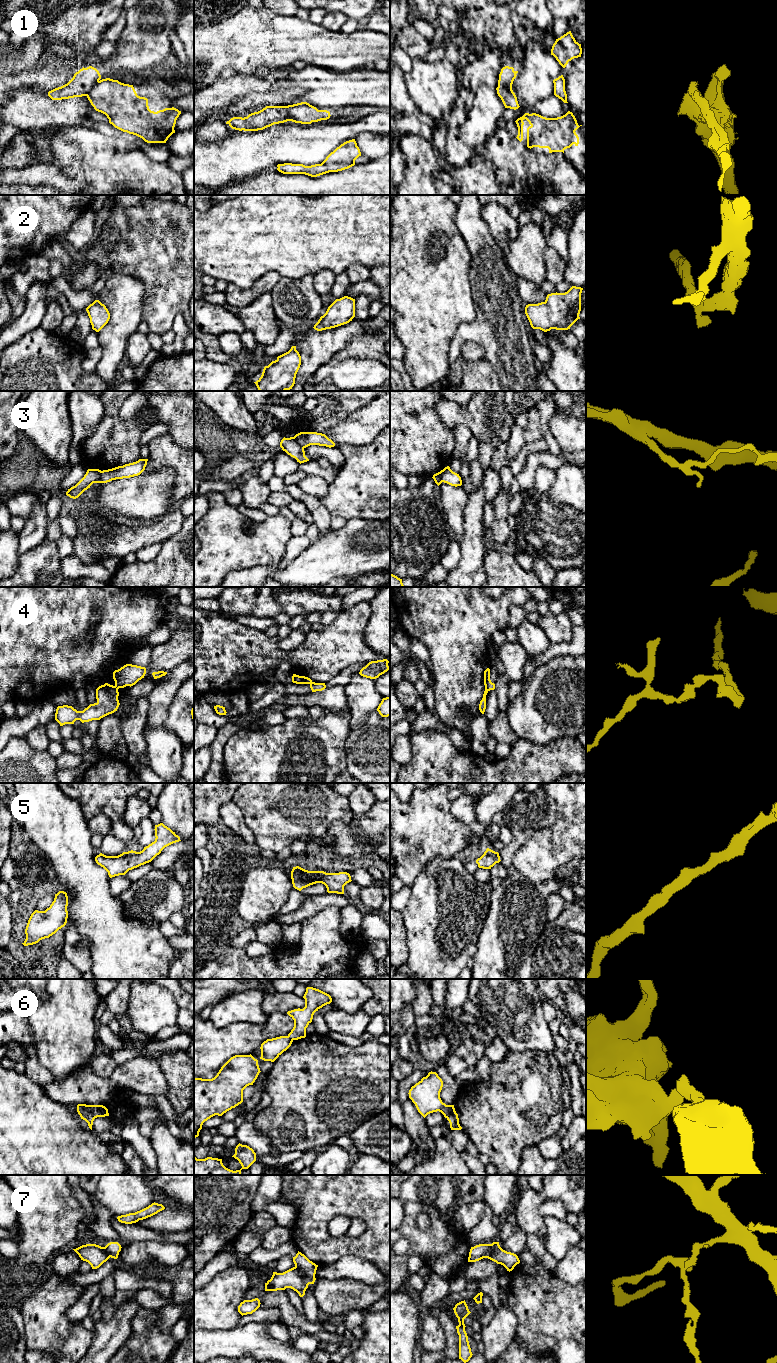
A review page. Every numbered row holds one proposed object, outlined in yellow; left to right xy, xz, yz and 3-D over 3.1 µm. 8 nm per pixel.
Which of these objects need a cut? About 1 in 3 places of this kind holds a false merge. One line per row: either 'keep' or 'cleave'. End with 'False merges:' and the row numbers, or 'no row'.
1: cleave
2: keep
3: keep
4: cleave
5: keep
6: cleave
7: cleave
False merges: 1, 4, 6, 7

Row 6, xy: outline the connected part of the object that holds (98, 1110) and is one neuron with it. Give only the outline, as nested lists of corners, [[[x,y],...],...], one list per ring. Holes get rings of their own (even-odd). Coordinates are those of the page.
[[[92,1105],[92,1111],[95,1118],[109,1116],[108,1109],[103,1105]]]

